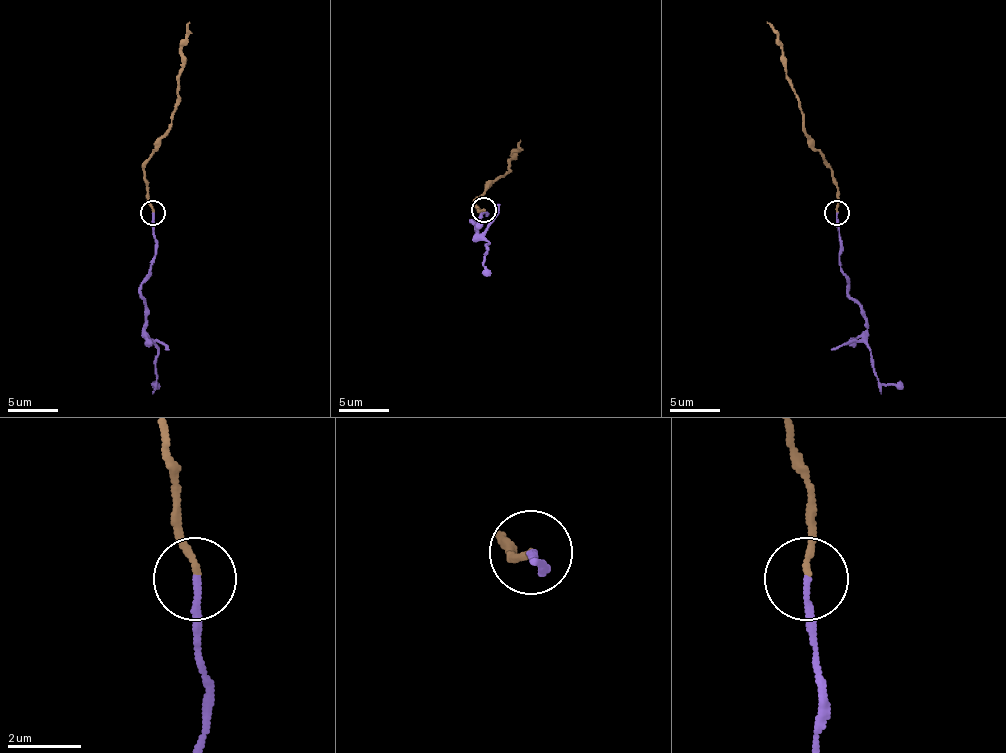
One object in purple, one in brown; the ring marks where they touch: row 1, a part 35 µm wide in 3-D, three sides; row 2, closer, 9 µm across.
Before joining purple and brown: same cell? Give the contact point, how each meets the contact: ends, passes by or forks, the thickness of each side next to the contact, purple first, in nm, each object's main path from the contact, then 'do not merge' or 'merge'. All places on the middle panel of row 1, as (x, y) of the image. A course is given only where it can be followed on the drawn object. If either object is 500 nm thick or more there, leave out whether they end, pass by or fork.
(483, 209) | purple ends | brown ends | 200/170 nm | purple via (484, 209), (487, 214), (484, 211), (471, 221), (476, 239), (489, 244), (484, 254), (484, 270), (489, 275) | brown via (484, 209), (479, 211), (474, 204), (502, 176), (519, 140) | do not merge

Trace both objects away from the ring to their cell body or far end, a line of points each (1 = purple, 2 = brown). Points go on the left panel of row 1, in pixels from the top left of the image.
1: (153, 212), (156, 240), (153, 265), (140, 285), (140, 295), (145, 336), (158, 351), (153, 384), (158, 389)
2: (153, 212), (143, 166), (168, 128), (181, 73), (181, 42), (188, 22)

